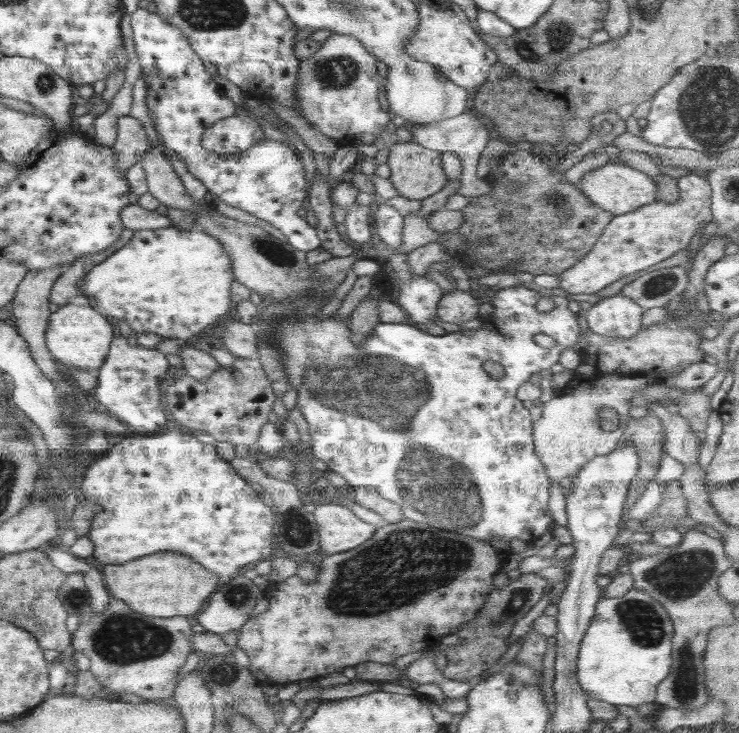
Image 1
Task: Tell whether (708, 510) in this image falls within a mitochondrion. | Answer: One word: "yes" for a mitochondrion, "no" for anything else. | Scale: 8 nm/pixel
no

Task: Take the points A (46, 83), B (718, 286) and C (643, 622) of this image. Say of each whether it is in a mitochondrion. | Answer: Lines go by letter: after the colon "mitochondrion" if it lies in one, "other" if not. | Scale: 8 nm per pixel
A: mitochondrion
B: other
C: mitochondrion

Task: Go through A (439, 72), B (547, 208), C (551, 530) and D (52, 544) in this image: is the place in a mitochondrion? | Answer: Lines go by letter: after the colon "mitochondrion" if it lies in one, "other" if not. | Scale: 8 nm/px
A: other
B: mitochondrion
C: other
D: other

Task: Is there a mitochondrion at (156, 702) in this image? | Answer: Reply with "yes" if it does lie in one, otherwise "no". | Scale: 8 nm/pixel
no

